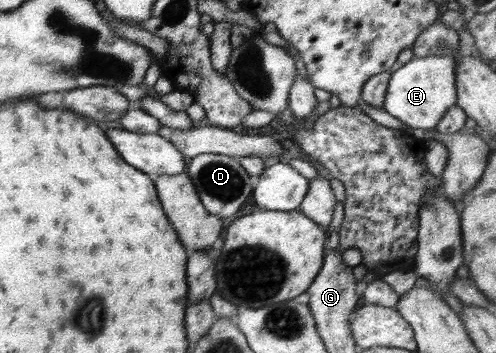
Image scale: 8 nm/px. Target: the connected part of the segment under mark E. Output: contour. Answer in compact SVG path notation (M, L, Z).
M413 57L391 74L382 108L401 119L406 127L433 129L452 106L457 105L456 65L453 57Z

